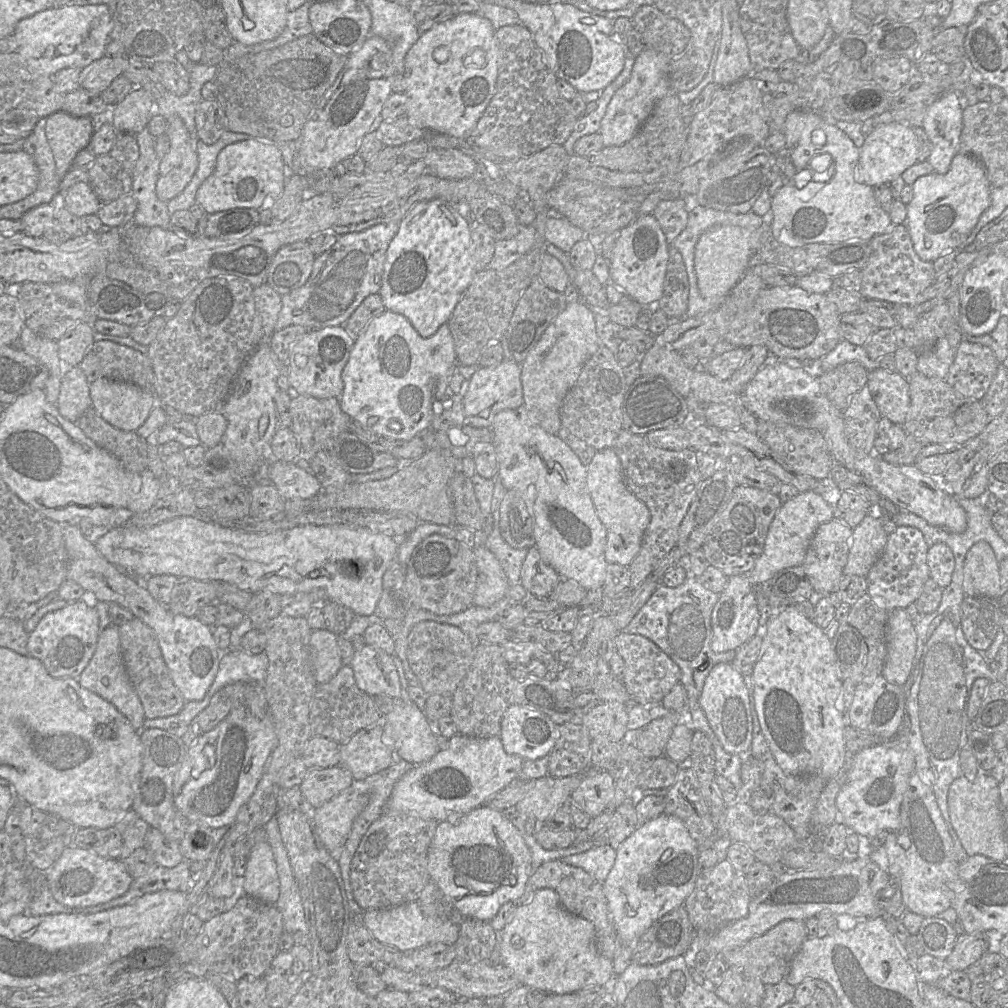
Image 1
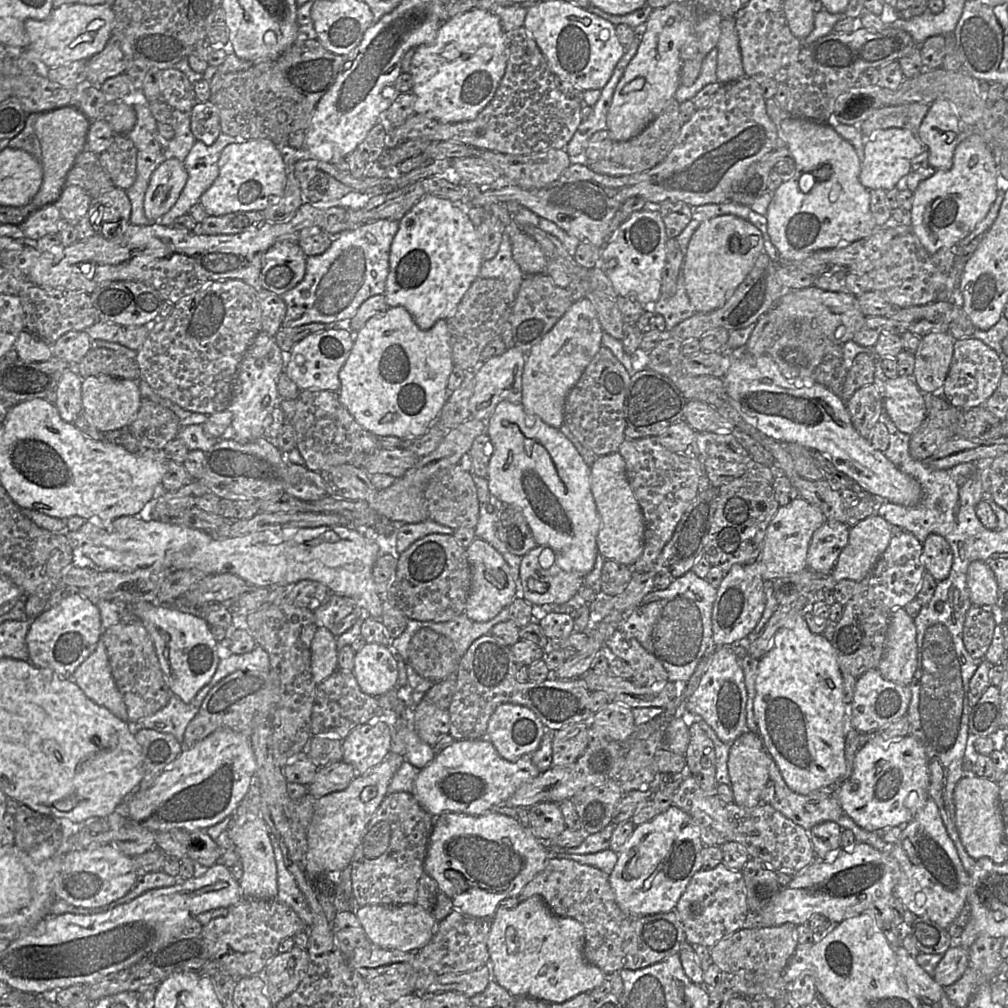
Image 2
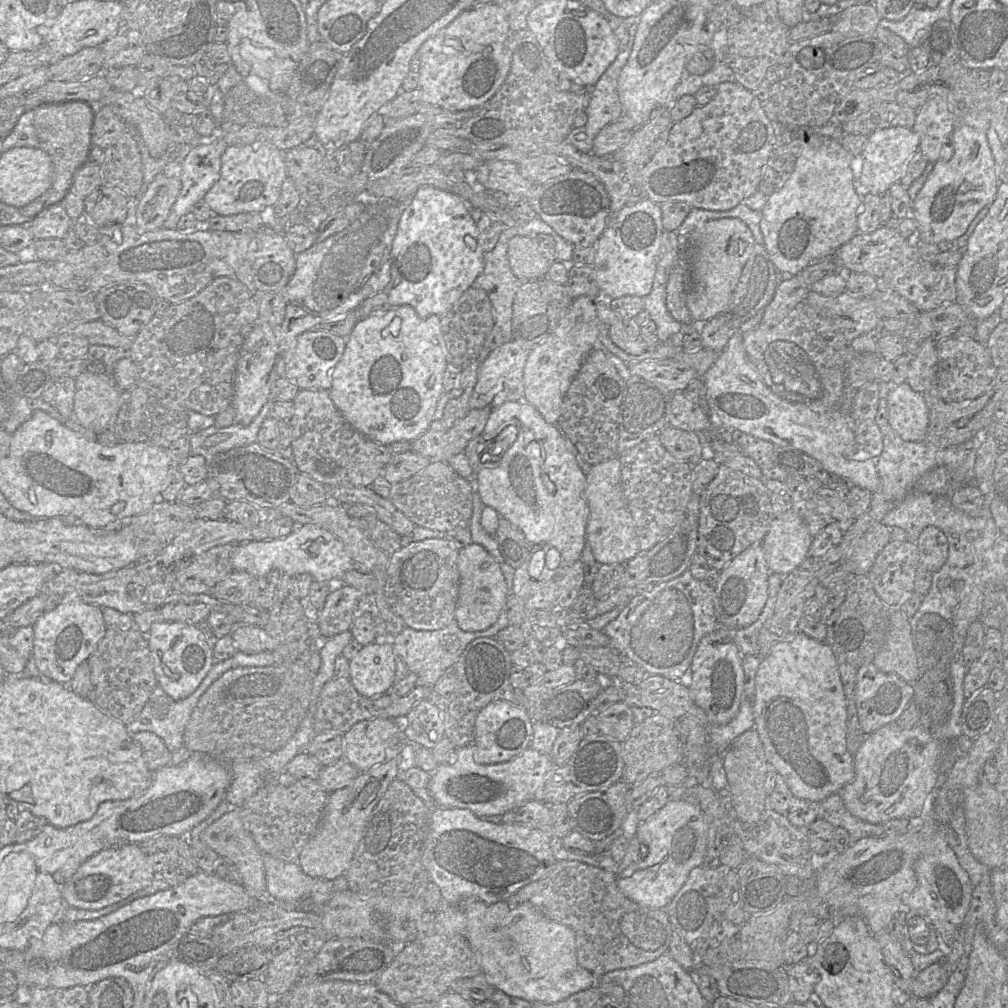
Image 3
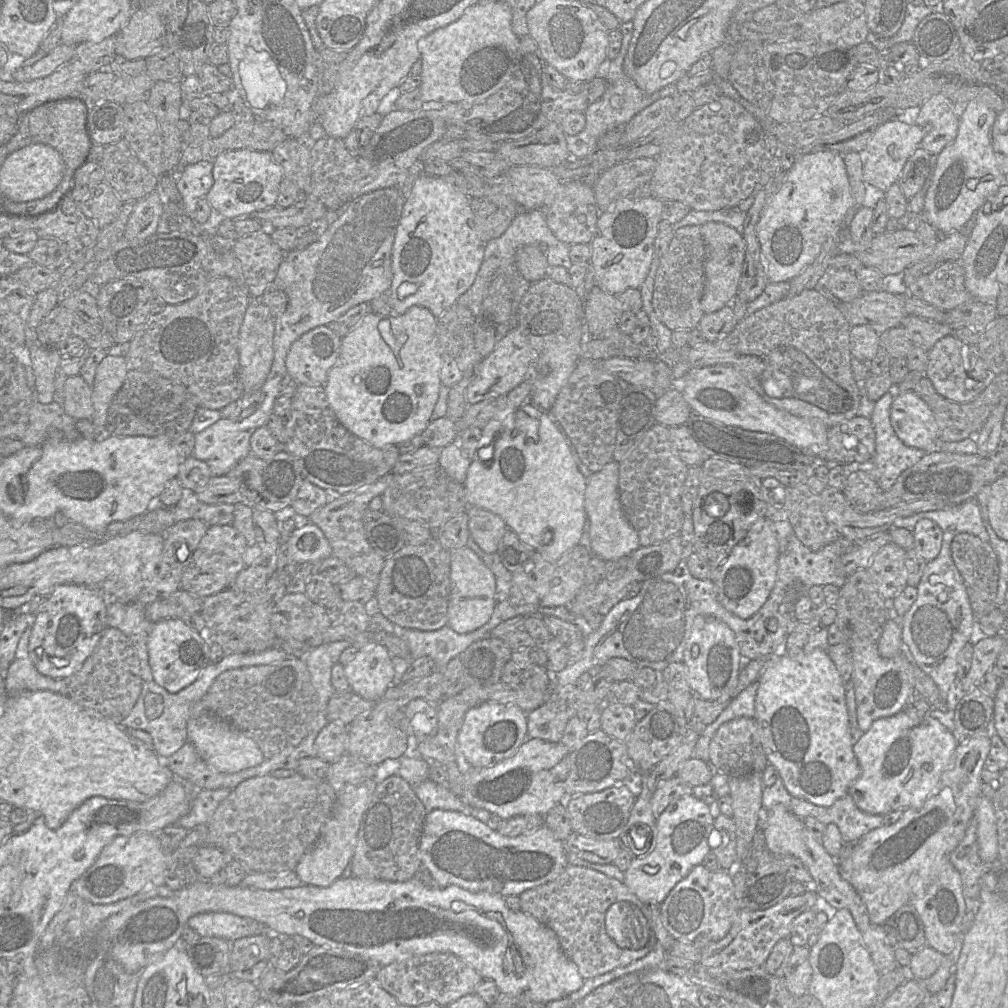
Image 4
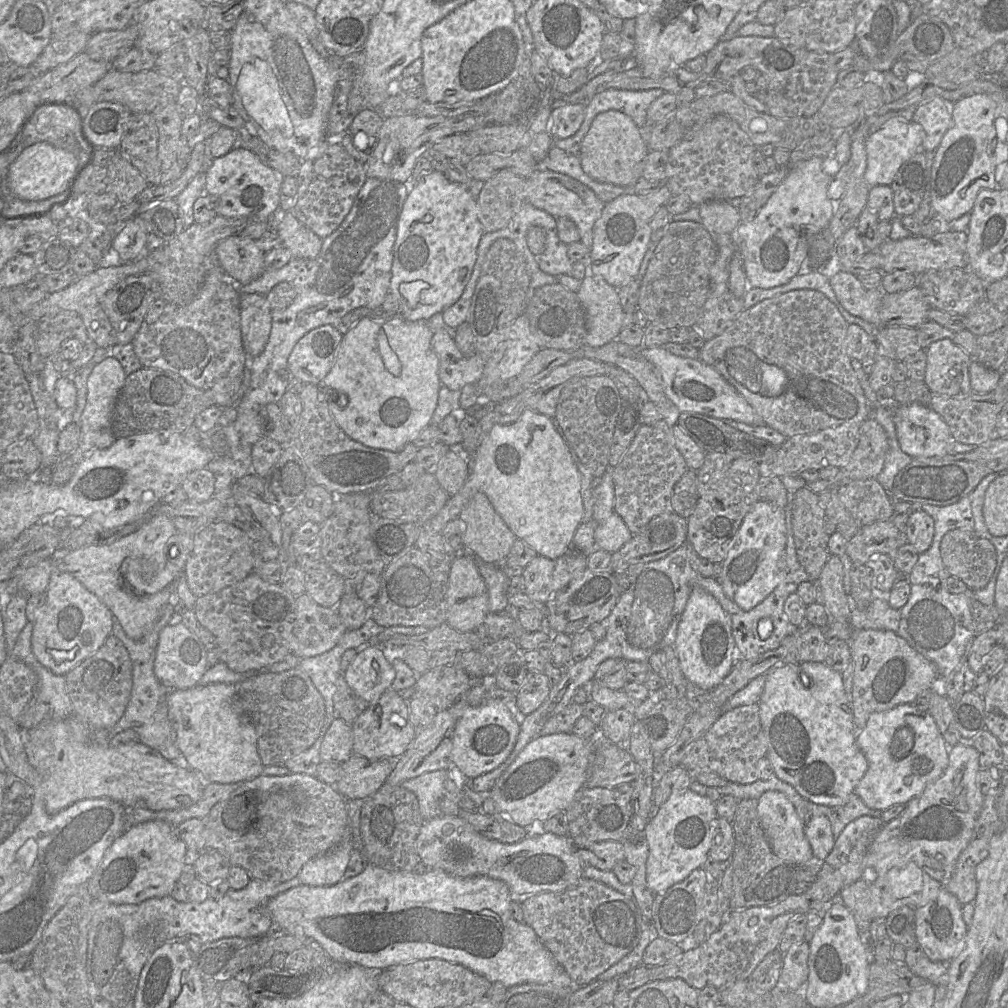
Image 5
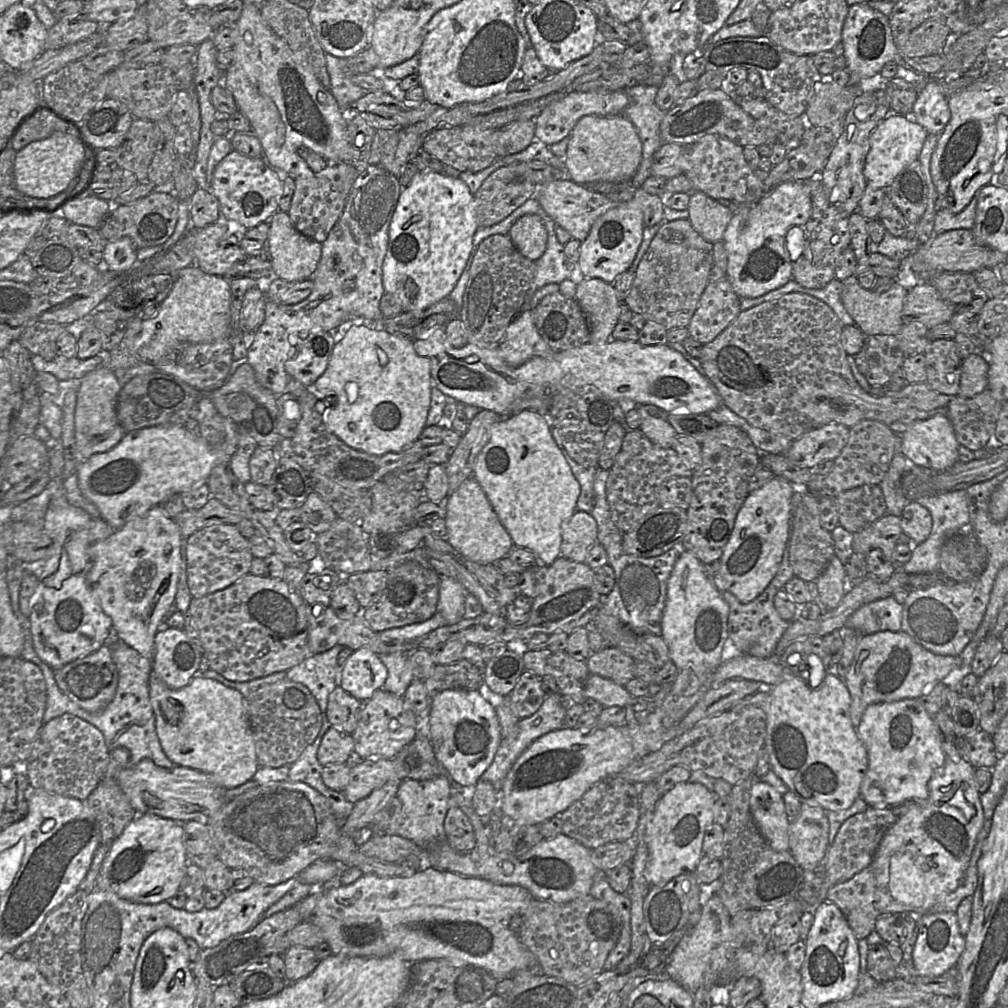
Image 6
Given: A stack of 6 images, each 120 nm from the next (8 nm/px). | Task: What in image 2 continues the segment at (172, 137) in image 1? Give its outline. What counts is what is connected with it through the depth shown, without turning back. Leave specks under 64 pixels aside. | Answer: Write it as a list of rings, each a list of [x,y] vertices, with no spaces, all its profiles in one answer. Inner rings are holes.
[[[166,158],[153,172],[144,198],[144,212],[152,222],[166,214],[178,200],[188,179],[184,163]]]

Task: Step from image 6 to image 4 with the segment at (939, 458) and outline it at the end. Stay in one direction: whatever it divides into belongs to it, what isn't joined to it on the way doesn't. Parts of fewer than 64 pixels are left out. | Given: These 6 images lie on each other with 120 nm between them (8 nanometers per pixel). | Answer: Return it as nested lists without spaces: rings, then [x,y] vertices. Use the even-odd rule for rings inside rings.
[[[912,390],[899,392],[894,397],[891,423],[895,433],[905,445],[922,449],[927,453],[941,452],[935,451],[936,441],[939,439],[939,428],[934,414],[926,402]]]

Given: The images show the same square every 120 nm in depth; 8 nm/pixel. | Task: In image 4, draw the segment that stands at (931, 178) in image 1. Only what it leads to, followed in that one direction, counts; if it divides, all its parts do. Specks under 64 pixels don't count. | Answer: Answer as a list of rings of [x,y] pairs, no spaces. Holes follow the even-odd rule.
[[[981,101],[961,106],[956,138],[938,154],[926,194],[923,219],[945,234],[960,232],[975,212],[1004,184],[1003,167],[990,140],[994,112]]]

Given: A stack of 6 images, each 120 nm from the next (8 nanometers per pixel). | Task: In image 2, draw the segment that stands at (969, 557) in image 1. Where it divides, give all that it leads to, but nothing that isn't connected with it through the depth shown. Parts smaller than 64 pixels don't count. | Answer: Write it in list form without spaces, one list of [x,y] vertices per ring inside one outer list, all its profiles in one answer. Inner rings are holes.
[[[973,561],[967,571],[967,586],[973,605],[994,607],[998,604],[999,589],[992,569],[983,561]]]

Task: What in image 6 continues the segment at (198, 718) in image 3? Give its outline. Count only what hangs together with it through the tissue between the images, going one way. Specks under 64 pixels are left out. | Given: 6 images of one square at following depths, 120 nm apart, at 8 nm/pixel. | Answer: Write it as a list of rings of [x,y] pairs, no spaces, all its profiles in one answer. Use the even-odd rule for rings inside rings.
[[[284,678],[259,687],[244,700],[259,766],[290,766],[319,733],[322,725],[319,705],[309,689],[301,683]]]

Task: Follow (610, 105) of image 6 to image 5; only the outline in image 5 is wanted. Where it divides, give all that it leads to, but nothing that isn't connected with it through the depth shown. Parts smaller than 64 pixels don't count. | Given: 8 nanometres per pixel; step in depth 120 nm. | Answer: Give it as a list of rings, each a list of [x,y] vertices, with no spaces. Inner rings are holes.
[[[567,104],[553,108],[550,122],[550,133],[553,138],[572,137],[584,121],[586,107],[583,104]]]

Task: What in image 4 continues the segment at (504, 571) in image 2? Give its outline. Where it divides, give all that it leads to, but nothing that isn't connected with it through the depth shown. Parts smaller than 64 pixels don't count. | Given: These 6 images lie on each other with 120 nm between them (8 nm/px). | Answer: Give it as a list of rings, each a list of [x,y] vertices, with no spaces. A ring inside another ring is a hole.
[[[468,546],[451,552],[448,625],[457,633],[466,634],[484,626],[496,606],[496,580],[492,571]]]

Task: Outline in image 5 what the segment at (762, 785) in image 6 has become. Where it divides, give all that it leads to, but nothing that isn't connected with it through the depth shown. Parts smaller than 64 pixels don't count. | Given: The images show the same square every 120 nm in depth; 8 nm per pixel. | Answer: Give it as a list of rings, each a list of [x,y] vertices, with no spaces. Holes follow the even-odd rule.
[[[772,790],[764,792],[758,799],[757,815],[766,839],[777,856],[795,864],[814,862],[813,851],[804,832],[805,824],[786,795]]]

